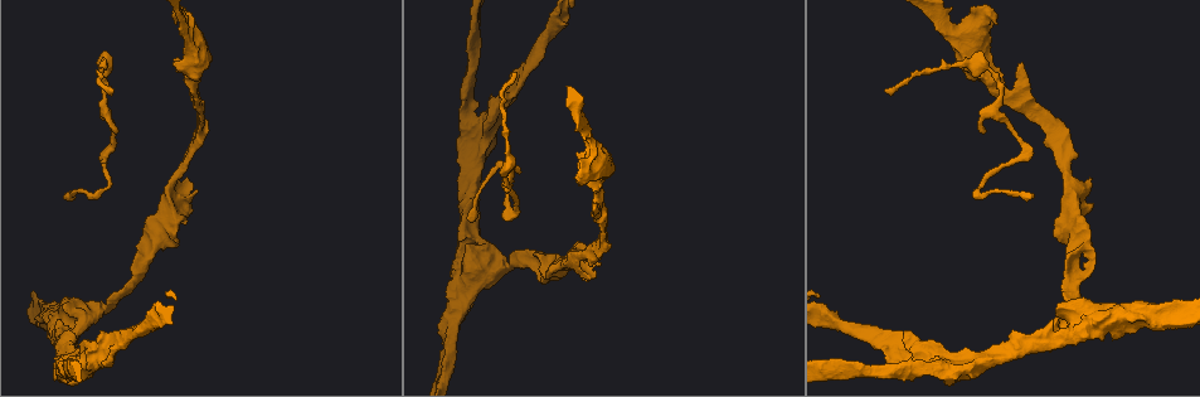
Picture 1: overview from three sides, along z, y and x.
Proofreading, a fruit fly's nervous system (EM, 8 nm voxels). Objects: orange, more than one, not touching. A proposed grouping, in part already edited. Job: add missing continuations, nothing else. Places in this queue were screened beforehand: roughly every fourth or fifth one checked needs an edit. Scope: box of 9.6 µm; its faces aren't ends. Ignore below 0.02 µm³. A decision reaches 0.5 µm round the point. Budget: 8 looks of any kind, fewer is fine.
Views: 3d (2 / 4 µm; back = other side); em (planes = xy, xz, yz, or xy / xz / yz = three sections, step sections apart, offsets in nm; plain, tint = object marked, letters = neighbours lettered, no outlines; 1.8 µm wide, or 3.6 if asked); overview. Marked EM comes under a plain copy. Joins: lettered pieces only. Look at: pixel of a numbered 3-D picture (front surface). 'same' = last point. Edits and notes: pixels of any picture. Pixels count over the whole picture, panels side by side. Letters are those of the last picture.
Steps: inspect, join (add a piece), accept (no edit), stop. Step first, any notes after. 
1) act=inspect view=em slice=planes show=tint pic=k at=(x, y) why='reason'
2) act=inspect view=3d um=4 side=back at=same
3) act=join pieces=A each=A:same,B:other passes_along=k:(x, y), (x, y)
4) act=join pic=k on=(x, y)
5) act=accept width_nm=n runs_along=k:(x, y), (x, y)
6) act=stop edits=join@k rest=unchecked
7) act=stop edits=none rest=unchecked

act=inspect view=em slice=planes show=tint pic=1 at=(1032, 194) why='long arm stops here'

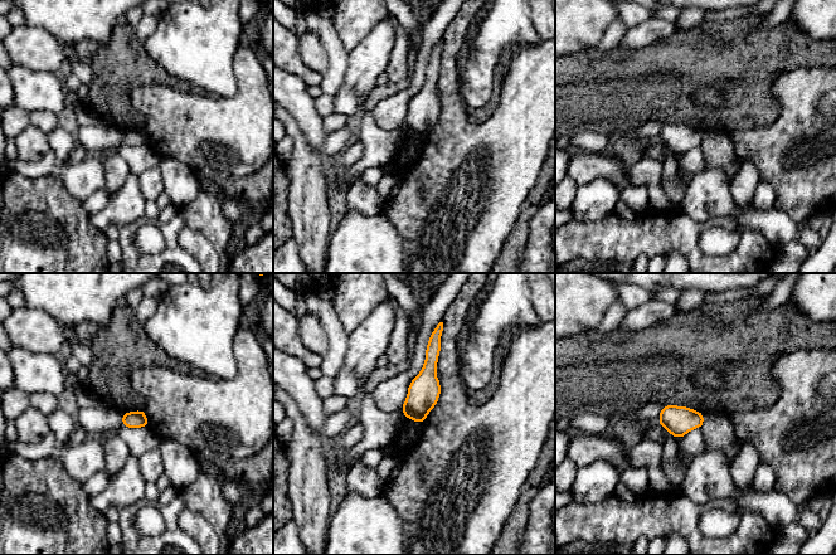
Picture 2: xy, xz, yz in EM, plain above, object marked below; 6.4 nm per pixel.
act=inspect view=em slice=planes show=letters at=same

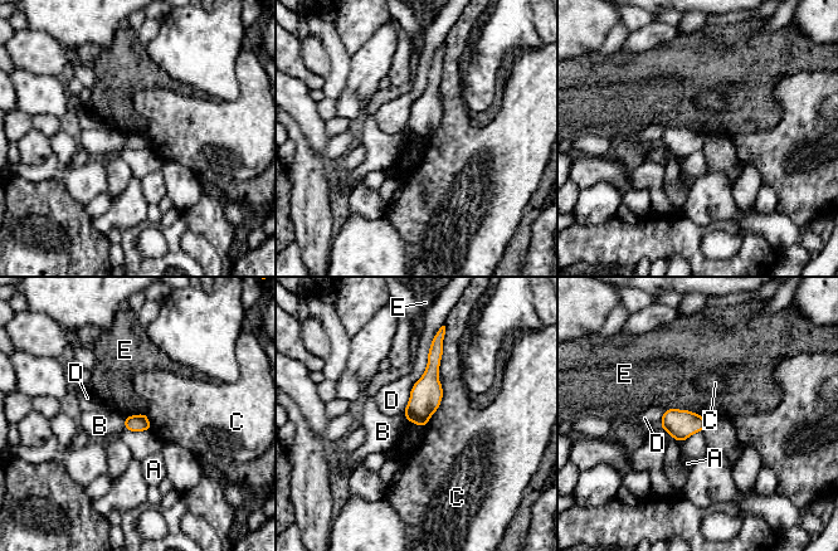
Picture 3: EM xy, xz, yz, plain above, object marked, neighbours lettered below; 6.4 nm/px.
act=accept longest_contact=D:550nm each=A:other,B:other,C:other,D:other,E:other border=3:(666, 408), (688, 409), (705, 418) found='no lettered piece goes on from it'

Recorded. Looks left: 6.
act=inspect view=3d um=2 pic=1 at=(888, 89) why='tapers out'

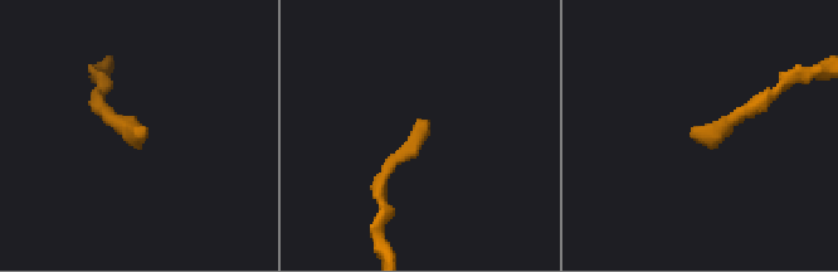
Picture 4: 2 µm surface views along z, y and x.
act=inspect view=em slice=xy step=16 show=letters pic=4 at=(423, 122)

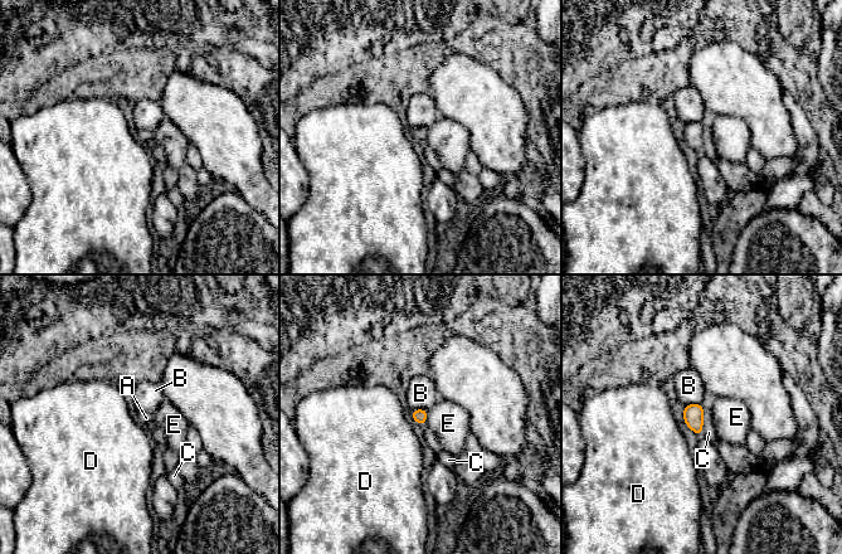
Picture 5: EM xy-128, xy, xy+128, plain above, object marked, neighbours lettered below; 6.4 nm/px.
act=inspect view=em slice=planes show=letters at=same why='another direction'

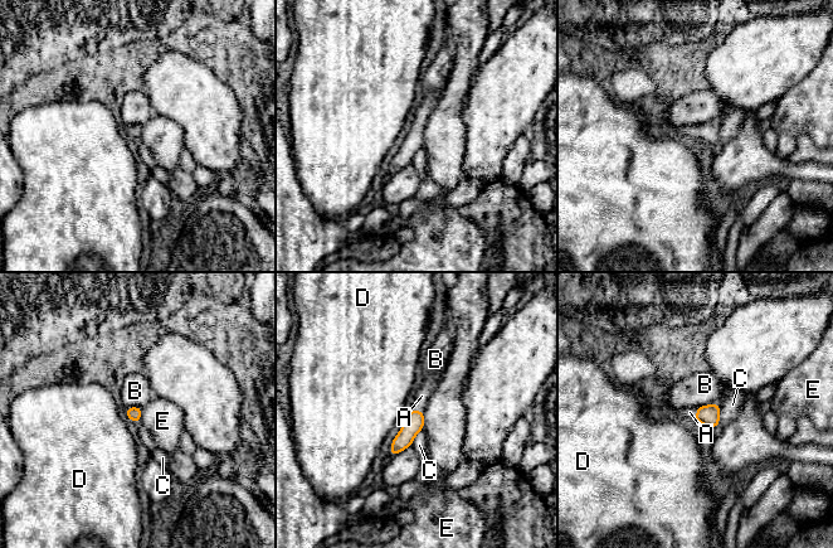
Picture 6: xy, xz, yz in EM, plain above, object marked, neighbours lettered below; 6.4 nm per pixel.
act=join pieces=A width_nm=90 each=A:same,B:other,C:other,D:other,E:other passes_along=6:(709, 415), (696, 413), (690, 412) found='it goes on there'

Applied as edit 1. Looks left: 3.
act=inspect view=em slice=planes show=letters pic=1 at=(588, 280) why='branch stops here'

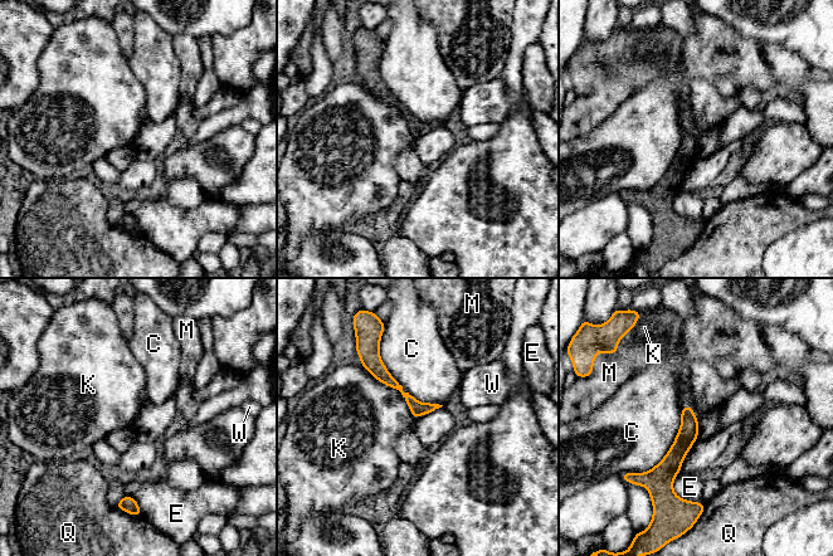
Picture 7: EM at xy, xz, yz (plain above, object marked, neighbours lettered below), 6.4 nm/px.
act=accept each=C:other,E:other,K:other,M:other,Q:other,W:other runs_along=7:(690, 409), (668, 487) found='none of them fits'

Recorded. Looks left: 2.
act=stop edits=join@6 rest=unchecked

